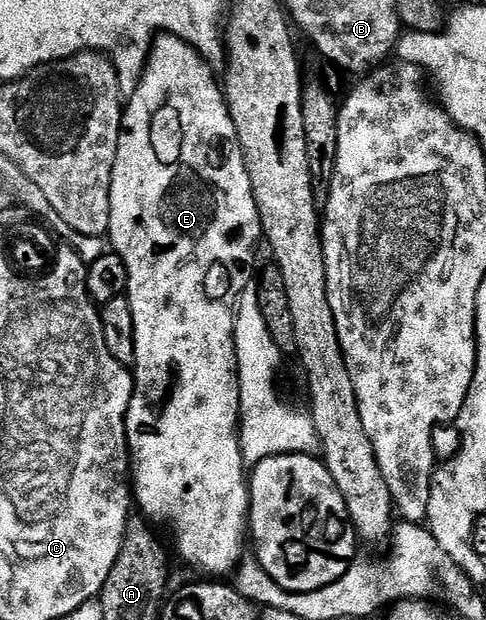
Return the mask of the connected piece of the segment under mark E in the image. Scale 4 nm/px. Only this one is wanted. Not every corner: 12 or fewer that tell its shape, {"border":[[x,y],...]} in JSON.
{"border":[[160,33],[125,102],[130,481],[240,565],[235,311],[263,225],[227,99]]}

